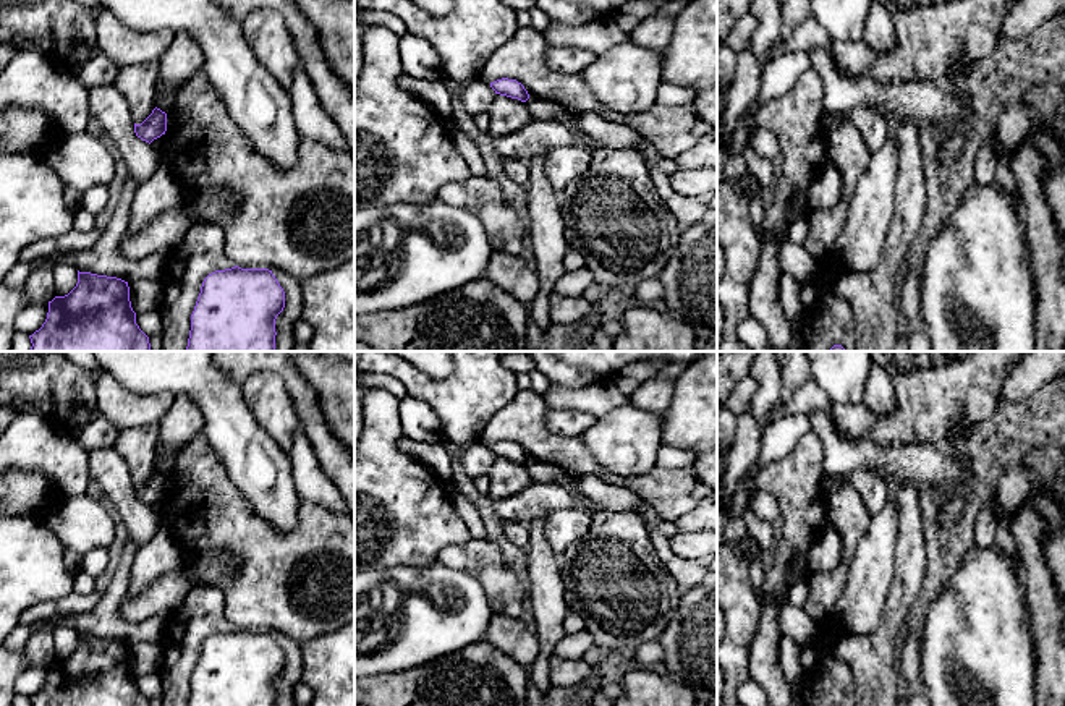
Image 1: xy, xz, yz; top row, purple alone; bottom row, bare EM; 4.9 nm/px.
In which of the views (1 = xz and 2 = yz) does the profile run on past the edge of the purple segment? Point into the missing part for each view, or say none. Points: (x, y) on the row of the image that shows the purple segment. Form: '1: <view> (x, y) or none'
1: none
2: none

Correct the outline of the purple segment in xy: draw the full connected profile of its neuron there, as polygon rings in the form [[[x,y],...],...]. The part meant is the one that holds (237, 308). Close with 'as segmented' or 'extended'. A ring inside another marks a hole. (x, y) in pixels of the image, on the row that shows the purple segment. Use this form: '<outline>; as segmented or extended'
[[[238,266],[209,274],[201,287],[185,351],[275,351],[275,319],[285,308],[285,291],[269,269]]]; as segmented

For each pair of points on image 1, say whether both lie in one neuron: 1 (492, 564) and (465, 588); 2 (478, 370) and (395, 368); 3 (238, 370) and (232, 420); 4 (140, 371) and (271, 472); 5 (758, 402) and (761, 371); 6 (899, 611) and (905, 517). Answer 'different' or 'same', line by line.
1: different
2: same
3: different
4: same
5: same
6: same

